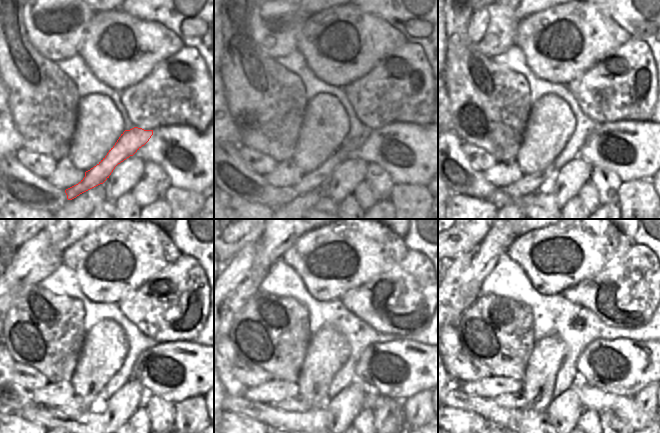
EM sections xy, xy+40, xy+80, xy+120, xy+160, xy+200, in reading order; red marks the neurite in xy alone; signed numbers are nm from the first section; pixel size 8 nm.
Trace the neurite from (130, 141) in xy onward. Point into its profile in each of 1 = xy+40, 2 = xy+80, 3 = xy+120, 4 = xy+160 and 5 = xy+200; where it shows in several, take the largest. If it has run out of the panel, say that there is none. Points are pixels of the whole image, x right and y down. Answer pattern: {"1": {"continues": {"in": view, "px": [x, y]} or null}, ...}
{"1": {"continues": {"in": "xy+40", "px": [314, 180]}}, "2": {"continues": {"in": "xy+80", "px": [529, 183]}}, "3": {"continues": {"in": "xy+120", "px": [77, 406]}}, "4": {"continues": {"in": "xy+160", "px": [297, 403]}}, "5": {"continues": {"in": "xy+200", "px": [517, 401]}}}

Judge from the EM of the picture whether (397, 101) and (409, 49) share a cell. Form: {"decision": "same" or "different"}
{"decision": "same"}

